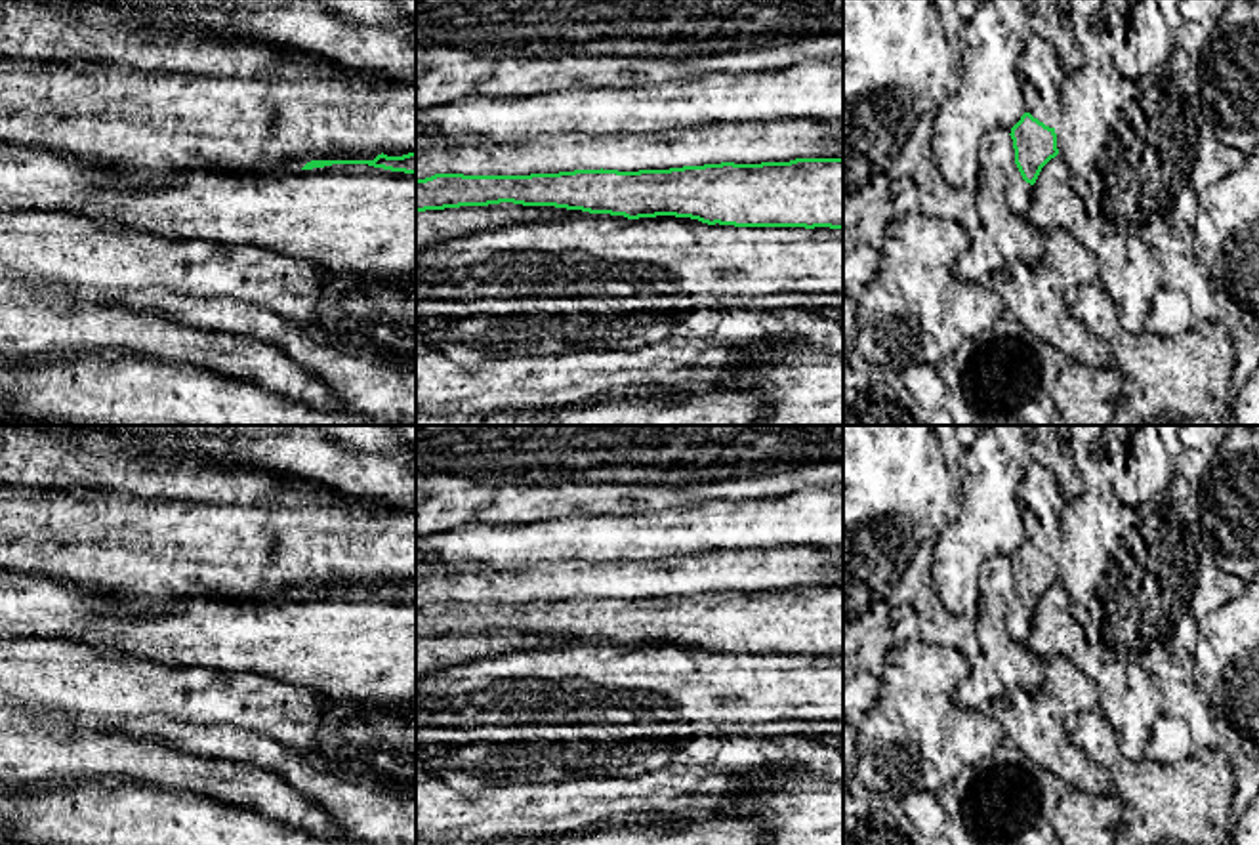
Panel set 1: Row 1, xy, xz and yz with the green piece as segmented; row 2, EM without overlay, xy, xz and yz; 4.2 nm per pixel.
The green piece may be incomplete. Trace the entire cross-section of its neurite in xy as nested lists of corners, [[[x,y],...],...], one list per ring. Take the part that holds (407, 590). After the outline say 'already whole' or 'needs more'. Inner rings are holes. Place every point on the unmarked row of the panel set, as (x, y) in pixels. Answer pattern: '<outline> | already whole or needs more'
[[[382,580],[374,587],[311,587],[301,597],[324,595],[332,591],[368,591],[391,599],[416,601],[416,580],[408,580],[402,584],[387,584]]] | already whole

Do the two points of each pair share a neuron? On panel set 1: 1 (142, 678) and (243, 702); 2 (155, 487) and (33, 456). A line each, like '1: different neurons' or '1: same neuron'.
1: same neuron
2: same neuron

